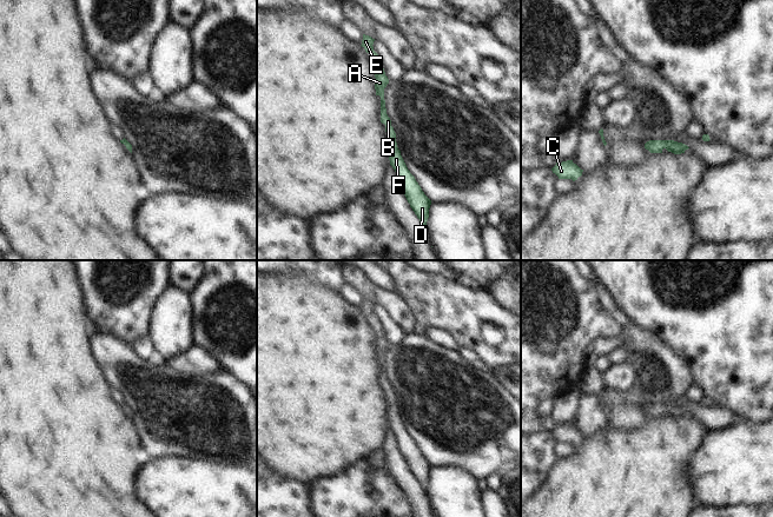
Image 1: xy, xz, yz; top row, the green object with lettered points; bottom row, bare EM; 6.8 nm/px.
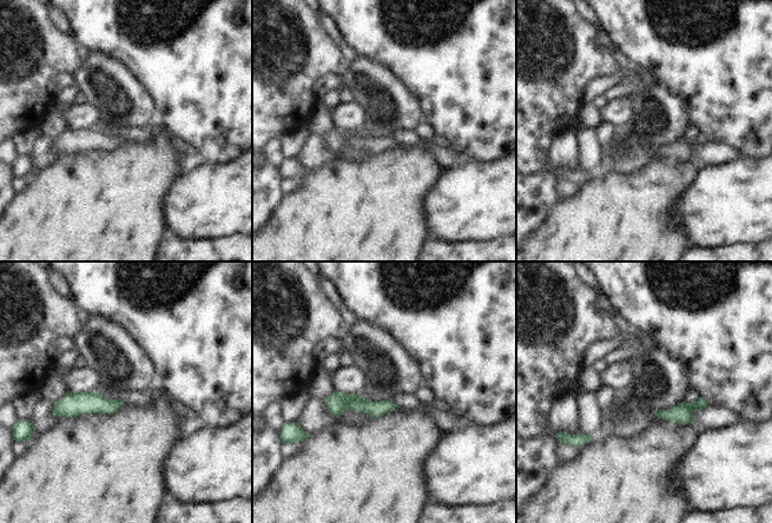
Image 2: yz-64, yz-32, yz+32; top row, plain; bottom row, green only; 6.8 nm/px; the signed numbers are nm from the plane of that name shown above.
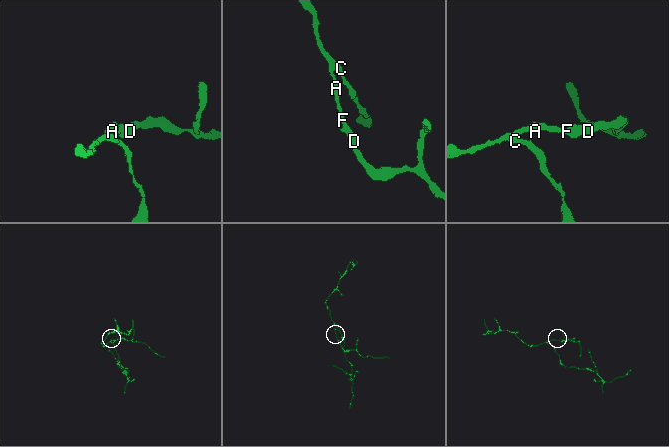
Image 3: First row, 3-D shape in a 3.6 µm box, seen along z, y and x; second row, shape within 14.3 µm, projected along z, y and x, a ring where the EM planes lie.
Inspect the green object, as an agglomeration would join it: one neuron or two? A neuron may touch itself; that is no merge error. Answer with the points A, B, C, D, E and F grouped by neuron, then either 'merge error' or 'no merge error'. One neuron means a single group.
groups A B C D E F; no merge error

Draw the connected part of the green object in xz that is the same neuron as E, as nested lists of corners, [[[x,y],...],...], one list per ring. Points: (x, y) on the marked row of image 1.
[[[363,34],[361,46],[365,49],[366,53],[370,54],[371,61],[375,64],[375,90],[376,95],[381,97],[381,122],[385,125],[385,132],[389,134],[390,138],[390,142],[388,145],[390,165],[396,172],[396,180],[401,191],[403,192],[408,203],[410,204],[410,207],[419,219],[424,231],[428,233],[427,221],[429,218],[431,200],[424,194],[415,177],[408,170],[401,155],[401,151],[397,147],[396,133],[394,131],[394,127],[391,126],[391,120],[386,114],[384,100],[384,88],[389,84],[389,79],[385,75],[378,54],[374,51],[374,41],[375,39]]]

